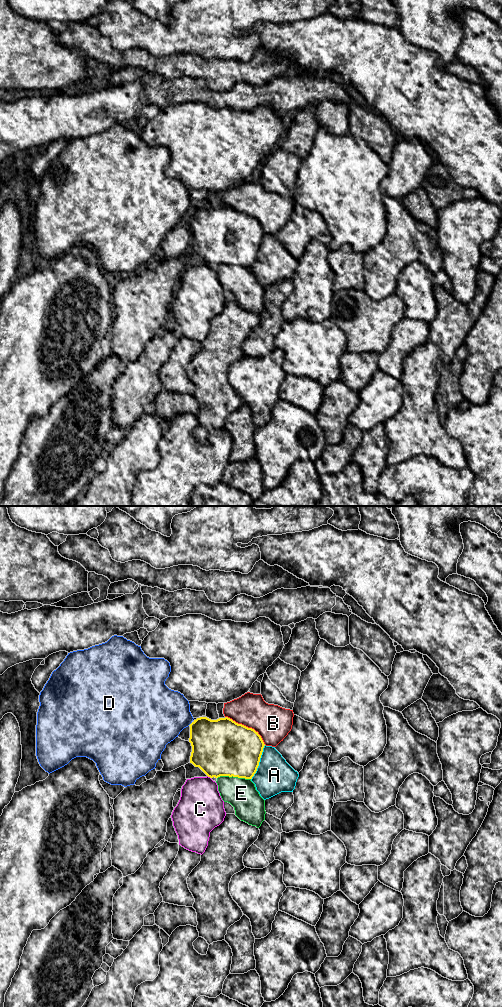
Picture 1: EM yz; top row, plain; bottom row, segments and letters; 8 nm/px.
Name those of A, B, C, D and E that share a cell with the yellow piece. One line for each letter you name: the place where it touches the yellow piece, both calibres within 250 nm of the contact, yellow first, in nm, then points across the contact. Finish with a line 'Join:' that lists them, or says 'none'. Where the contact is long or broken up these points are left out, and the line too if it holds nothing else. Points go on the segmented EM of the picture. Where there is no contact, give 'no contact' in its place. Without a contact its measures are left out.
Join: none

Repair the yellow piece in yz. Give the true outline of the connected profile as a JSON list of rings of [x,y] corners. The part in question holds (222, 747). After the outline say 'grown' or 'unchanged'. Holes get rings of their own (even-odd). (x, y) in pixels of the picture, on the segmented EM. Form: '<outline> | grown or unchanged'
[[[200,717],[190,725],[189,742],[192,746],[190,763],[199,767],[208,777],[220,776],[252,779],[259,766],[265,746],[261,736],[252,728],[225,717],[211,720]]] | unchanged

